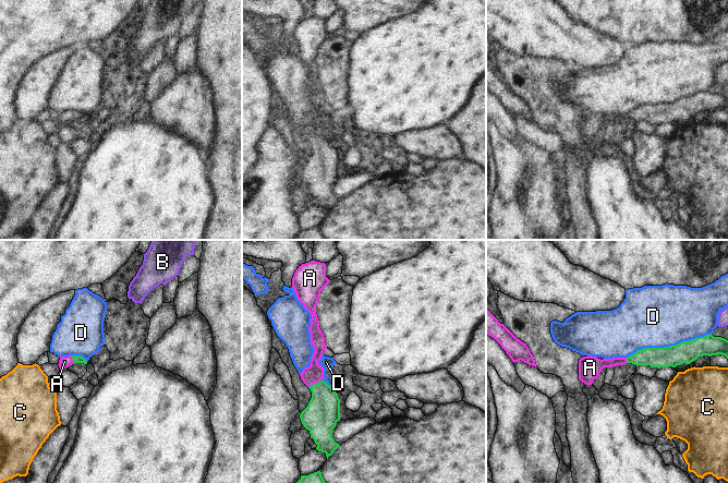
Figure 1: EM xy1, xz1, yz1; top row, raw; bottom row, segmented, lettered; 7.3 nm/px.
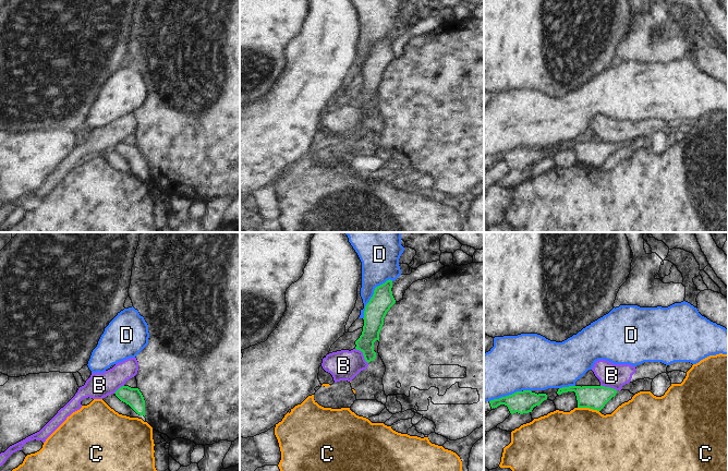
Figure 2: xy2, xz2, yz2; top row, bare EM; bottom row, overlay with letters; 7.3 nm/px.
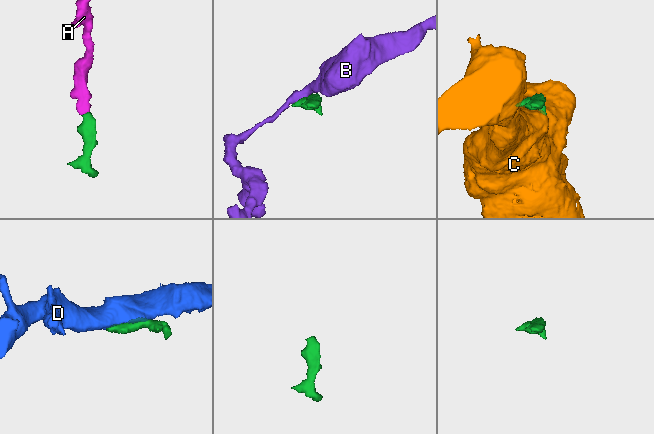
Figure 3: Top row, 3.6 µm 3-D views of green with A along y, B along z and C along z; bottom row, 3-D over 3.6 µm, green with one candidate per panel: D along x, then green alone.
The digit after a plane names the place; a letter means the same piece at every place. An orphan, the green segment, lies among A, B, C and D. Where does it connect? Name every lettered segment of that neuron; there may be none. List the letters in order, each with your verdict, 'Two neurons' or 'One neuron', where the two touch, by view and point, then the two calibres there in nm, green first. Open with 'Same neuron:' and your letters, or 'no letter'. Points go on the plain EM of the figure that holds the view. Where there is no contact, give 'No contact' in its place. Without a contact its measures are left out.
Same neuron: A
A: One neuron. Touches green at xz1 (316, 139). Thickness 260 nm (green) against 140 nm
B: Two neurons. Touches green at xz2 (363, 110). Thickness 140 nm (green) against 220 nm
C: Two neurons. Touches green at yz2 (589, 162). Thickness 180 nm (green) against 460 nm
D: Two neurons. Touches green at yz1 (668, 103). Thickness 160 nm (green) against 460 nm.

